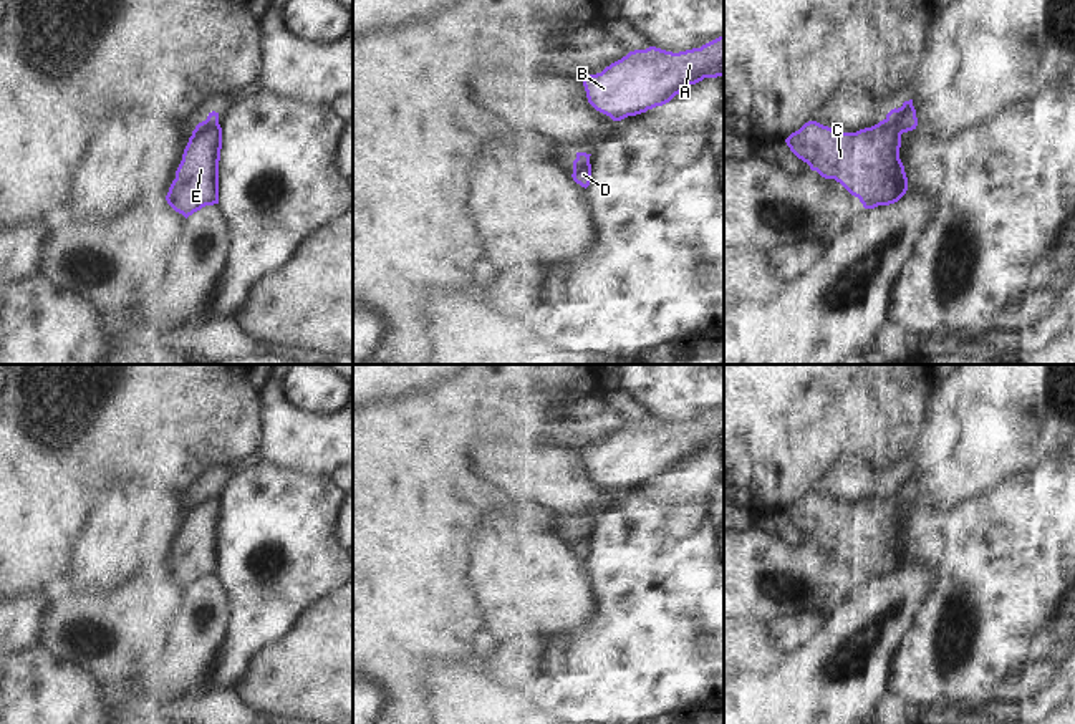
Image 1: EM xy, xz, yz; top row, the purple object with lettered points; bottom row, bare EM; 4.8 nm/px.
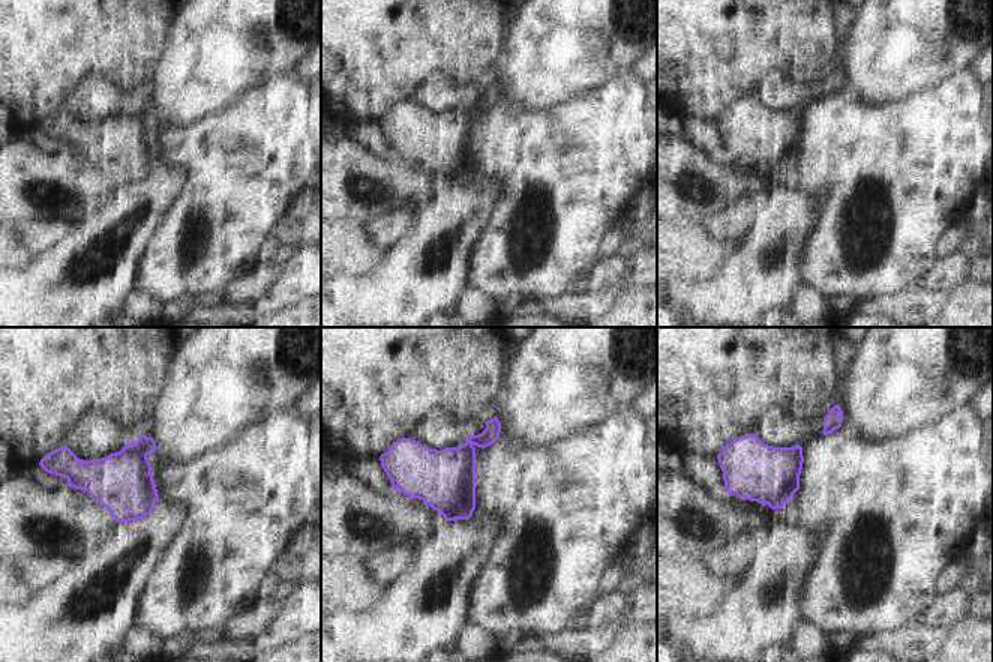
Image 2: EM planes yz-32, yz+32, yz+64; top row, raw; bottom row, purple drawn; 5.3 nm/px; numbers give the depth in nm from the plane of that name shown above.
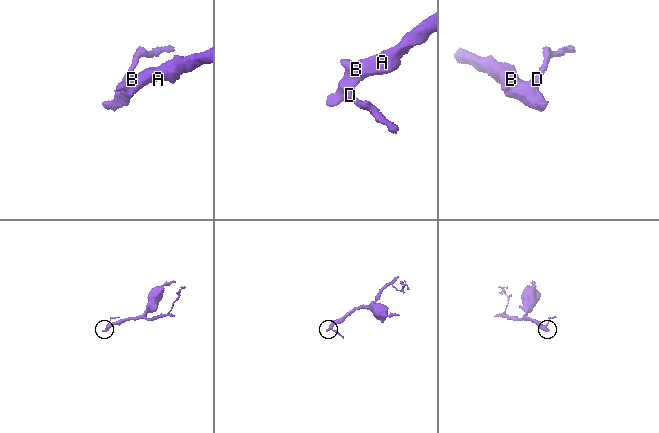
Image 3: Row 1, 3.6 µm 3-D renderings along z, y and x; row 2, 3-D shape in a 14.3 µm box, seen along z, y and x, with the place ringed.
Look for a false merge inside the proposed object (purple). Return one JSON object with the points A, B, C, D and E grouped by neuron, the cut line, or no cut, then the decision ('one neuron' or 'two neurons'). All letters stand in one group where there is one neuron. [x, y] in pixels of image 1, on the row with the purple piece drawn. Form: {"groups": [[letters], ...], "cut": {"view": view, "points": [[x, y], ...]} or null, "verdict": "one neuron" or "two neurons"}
{"groups": [["A", "B", "C", "E"], ["D"]], "cut": {"view": "yz", "points": [[886, 118], [901, 133]]}, "verdict": "two neurons"}

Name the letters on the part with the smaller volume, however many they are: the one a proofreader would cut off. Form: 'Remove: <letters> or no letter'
Remove: D

